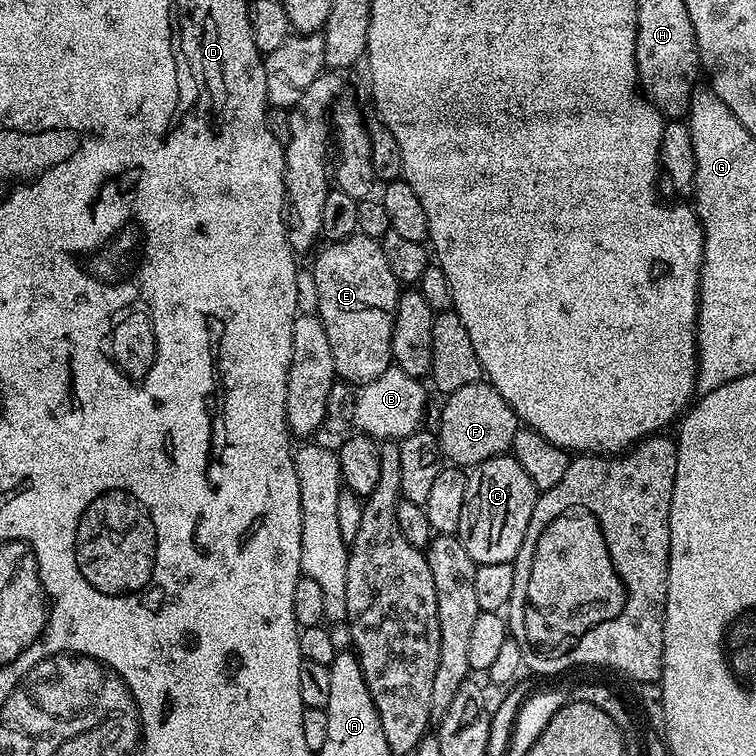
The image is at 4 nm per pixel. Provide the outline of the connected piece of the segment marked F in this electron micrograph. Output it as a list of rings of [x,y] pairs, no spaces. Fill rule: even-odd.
[[[477,382],[462,386],[462,390],[447,393],[445,400],[448,401],[440,408],[438,435],[440,448],[453,465],[471,470],[490,458],[505,455],[511,449],[518,417],[494,385]]]

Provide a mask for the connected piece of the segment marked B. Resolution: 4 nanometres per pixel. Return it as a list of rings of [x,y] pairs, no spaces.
[[[390,367],[374,382],[361,384],[355,389],[356,401],[352,404],[352,424],[357,433],[371,436],[377,442],[405,440],[410,434],[421,431],[424,411],[428,408],[428,392],[415,376],[406,370]]]

